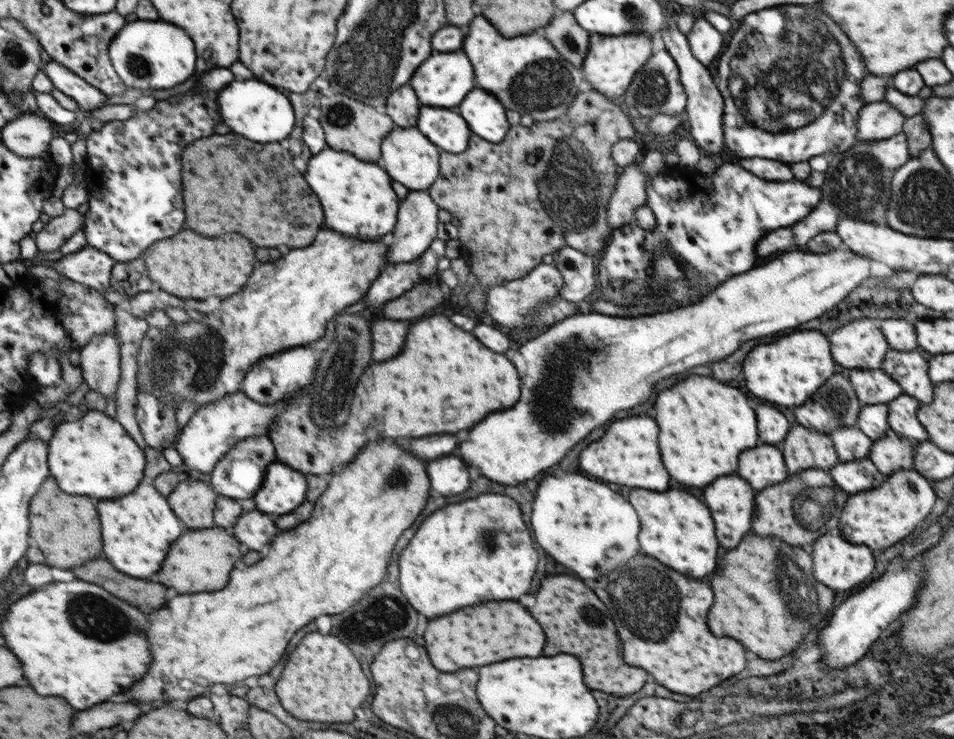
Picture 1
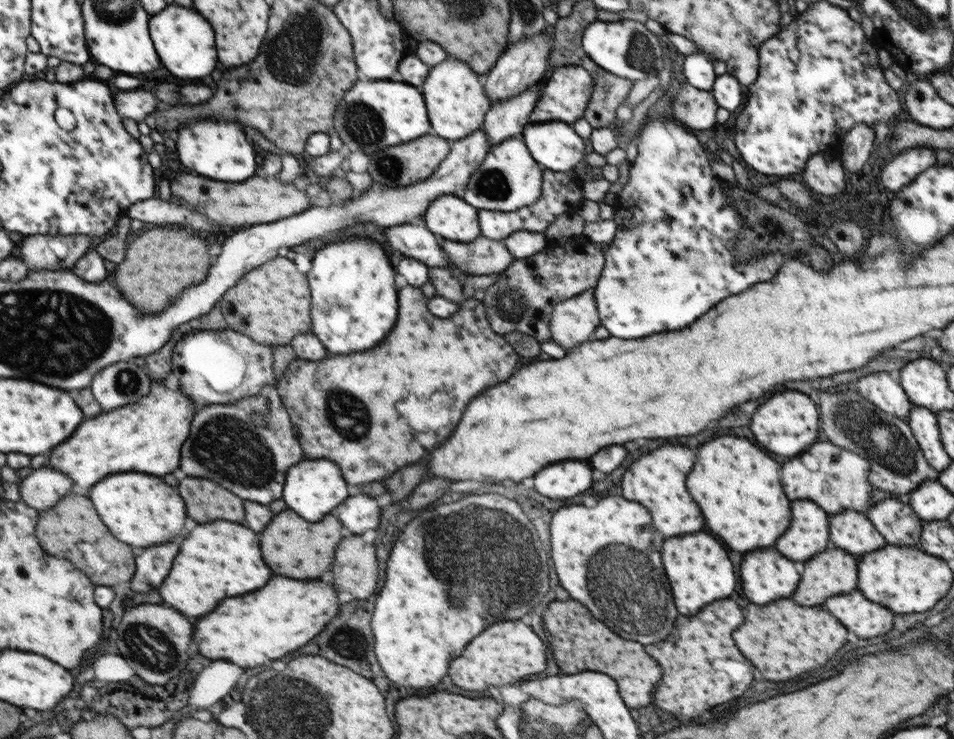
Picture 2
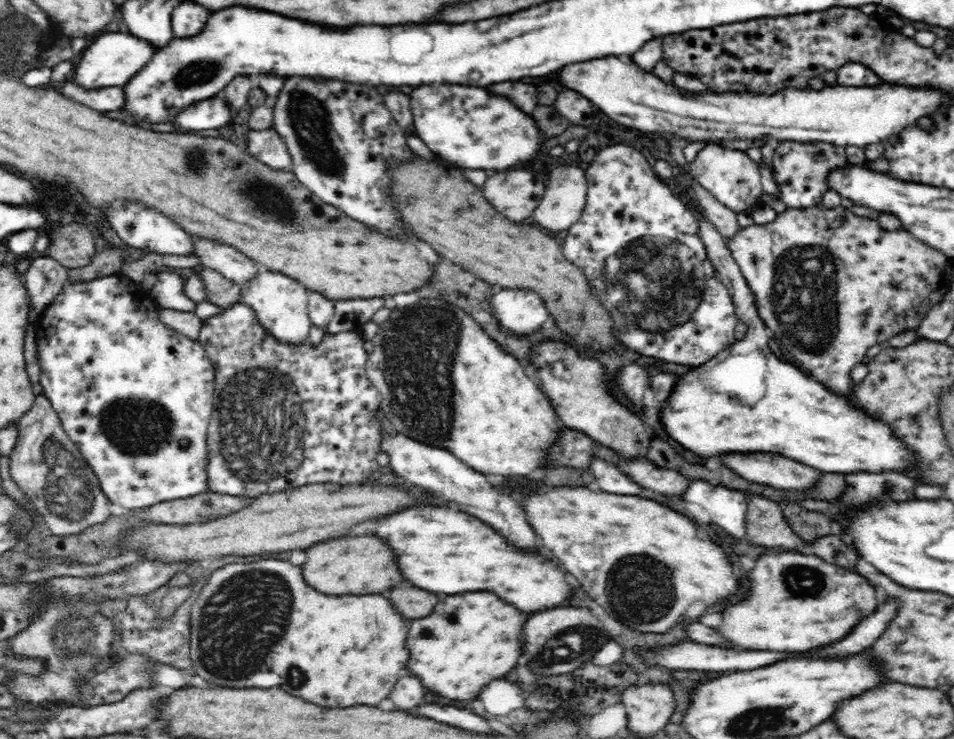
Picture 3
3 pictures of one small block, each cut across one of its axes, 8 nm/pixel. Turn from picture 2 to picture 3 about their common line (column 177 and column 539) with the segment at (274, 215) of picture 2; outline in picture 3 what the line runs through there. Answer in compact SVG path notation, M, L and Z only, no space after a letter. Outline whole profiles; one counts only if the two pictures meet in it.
M508 169L489 173L480 187L492 207L508 220L520 221L532 216L546 191L546 182L526 169Z

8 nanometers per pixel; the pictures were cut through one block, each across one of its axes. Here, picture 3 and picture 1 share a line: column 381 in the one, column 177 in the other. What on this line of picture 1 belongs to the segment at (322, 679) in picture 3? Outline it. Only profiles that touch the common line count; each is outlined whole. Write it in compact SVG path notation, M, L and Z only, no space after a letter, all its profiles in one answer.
M382 440L368 444L350 464L336 469L327 477L329 483L324 494L313 503L314 510L310 518L288 532L278 534L276 548L272 540L264 560L232 572L232 584L228 584L228 588L220 592L174 596L168 600L168 604L164 604L164 608L152 610L148 614L152 616L148 640L152 640L152 652L156 652L156 668L152 668L152 672L148 672L148 676L136 684L134 692L128 692L128 700L138 704L160 700L188 702L212 688L210 684L226 684L230 688L244 679L264 675L266 670L274 668L282 660L288 640L302 626L310 624L322 614L340 614L342 610L354 606L370 588L382 582L394 544L424 510L430 492L424 468L424 462L404 452L396 444L386 444Z

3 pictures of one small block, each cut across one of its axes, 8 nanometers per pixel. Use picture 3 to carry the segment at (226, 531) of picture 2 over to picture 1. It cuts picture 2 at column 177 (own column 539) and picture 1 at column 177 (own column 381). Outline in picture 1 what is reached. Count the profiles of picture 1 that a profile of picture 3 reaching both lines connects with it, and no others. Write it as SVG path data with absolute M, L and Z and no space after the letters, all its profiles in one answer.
M148 482L140 484L140 492L132 492L132 496L124 496L124 500L102 500L100 516L104 516L106 560L112 560L120 572L136 578L148 578L156 574L170 544L182 534L180 520L170 510L166 498Z

